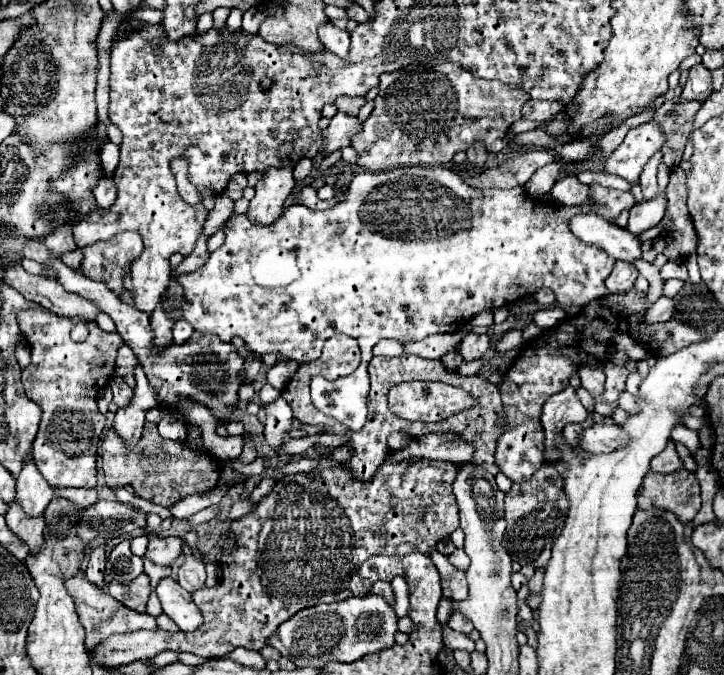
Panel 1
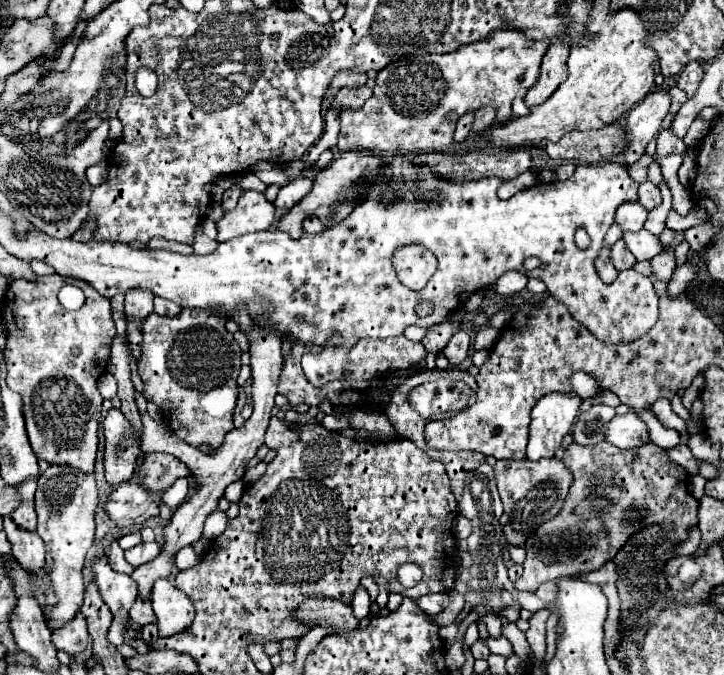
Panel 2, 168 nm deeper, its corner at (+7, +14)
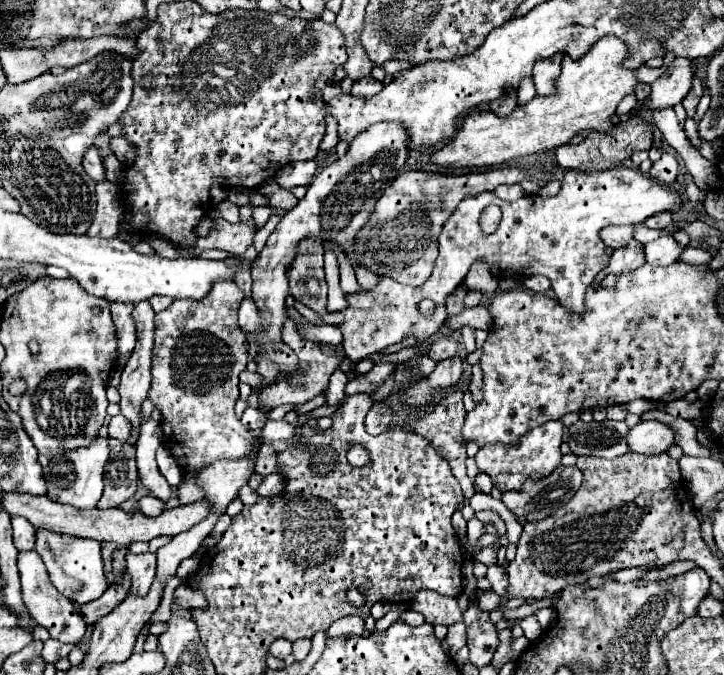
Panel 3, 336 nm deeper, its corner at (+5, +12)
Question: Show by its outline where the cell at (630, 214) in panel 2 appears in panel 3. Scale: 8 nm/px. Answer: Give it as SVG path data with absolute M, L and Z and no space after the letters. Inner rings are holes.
M609 226L609 228L603 228L599 236L605 242L605 246L617 250L617 248L623 248L629 240L633 240L633 226Z

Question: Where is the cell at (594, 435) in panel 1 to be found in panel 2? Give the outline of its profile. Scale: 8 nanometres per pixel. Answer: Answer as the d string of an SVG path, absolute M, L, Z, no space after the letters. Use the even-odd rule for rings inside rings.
M627 412L623 416L615 416L609 422L605 440L617 448L627 450L649 442L649 432L647 432L647 426L635 416L635 412Z

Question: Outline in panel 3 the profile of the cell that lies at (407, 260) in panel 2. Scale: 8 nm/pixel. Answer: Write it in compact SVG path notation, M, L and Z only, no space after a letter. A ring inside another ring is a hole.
M499 168L479 174L431 174L431 172L403 172L397 180L385 188L383 196L373 206L373 216L361 232L357 232L357 248L353 256L347 256L351 266L361 264L375 276L389 276L401 284L421 286L435 266L437 236L445 220L459 206L465 196L477 196L481 192L493 192L501 184L519 184L523 172L519 168Z

